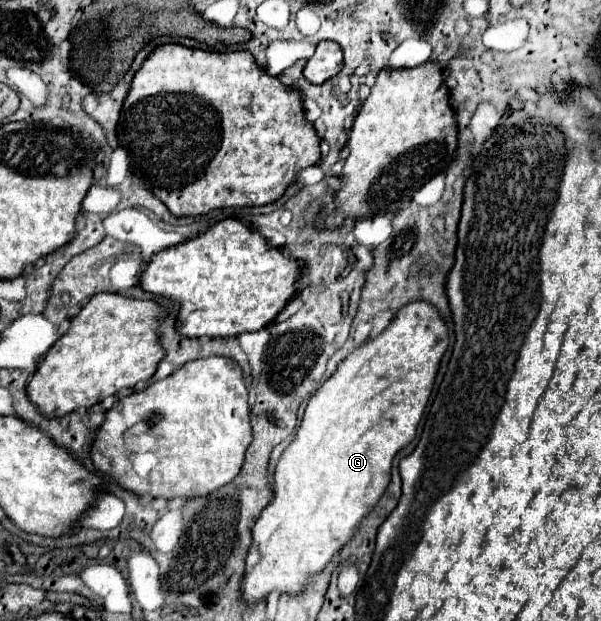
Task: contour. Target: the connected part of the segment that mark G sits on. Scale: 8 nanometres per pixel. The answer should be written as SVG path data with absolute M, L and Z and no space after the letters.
M416 301L402 307L380 335L354 349L338 365L334 375L312 395L294 441L286 447L276 465L274 497L252 527L252 545L240 583L242 603L256 605L266 601L274 591L290 597L304 593L308 581L318 577L348 545L360 521L386 491L394 455L414 439L446 349L448 329L440 313L430 303Z

